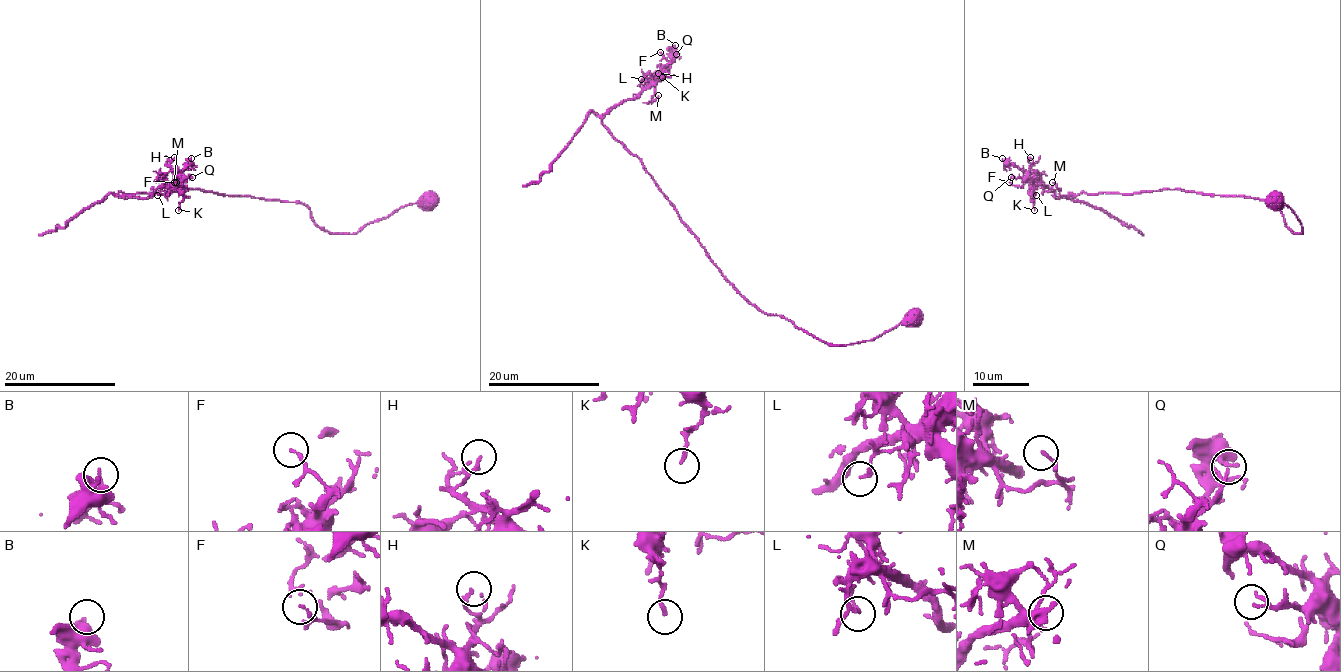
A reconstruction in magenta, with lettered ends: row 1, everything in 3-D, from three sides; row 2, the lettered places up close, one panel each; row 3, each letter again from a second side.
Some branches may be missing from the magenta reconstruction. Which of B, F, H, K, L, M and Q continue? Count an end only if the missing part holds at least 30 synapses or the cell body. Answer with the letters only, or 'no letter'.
no letter

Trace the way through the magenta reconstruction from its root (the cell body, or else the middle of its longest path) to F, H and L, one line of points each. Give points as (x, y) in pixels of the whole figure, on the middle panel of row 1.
F: (913, 317), (865, 342), (827, 344), (759, 311), (739, 293), (643, 163), (602, 123), (665, 69), (660, 52)
H: (913, 317), (865, 342), (827, 344), (752, 305), (643, 163), (602, 123), (613, 108), (661, 80), (658, 73)
L: (913, 317), (865, 342), (827, 344), (752, 305), (643, 163), (602, 123), (654, 80), (641, 79)

